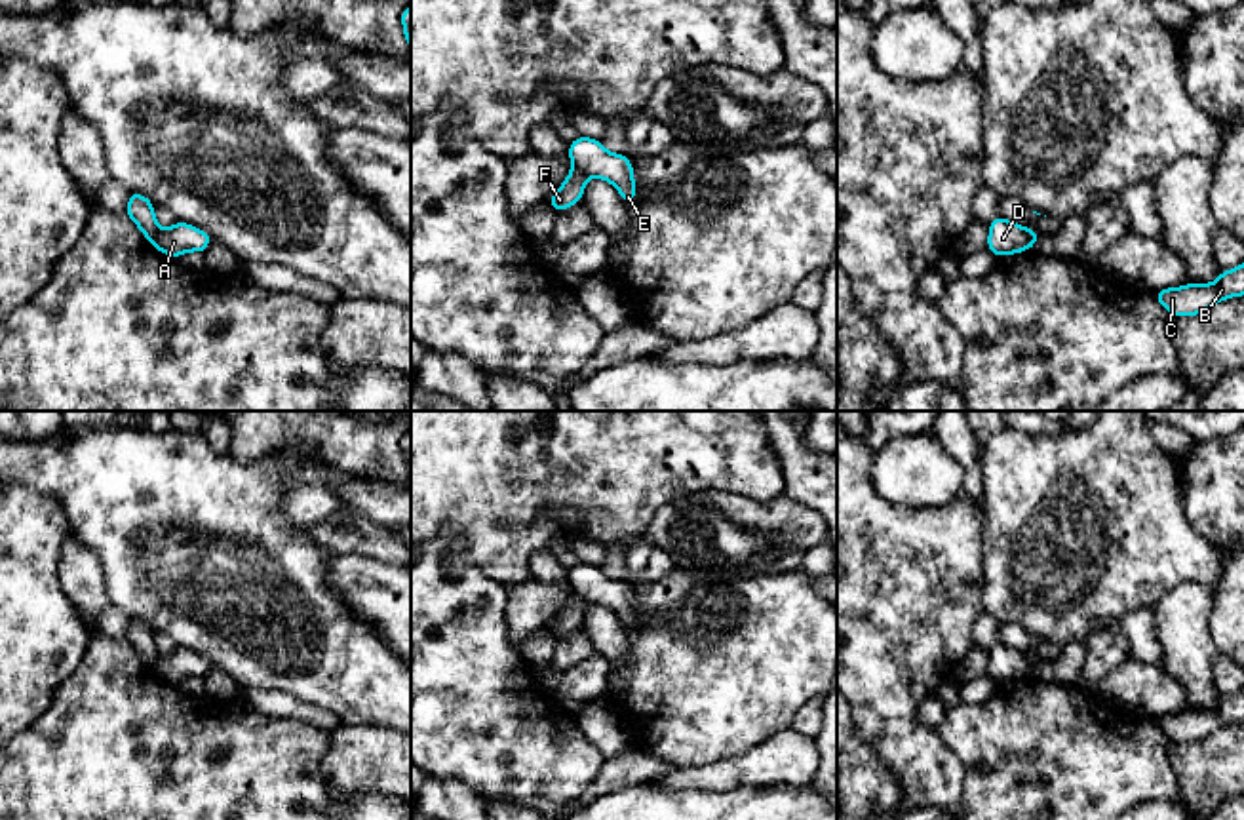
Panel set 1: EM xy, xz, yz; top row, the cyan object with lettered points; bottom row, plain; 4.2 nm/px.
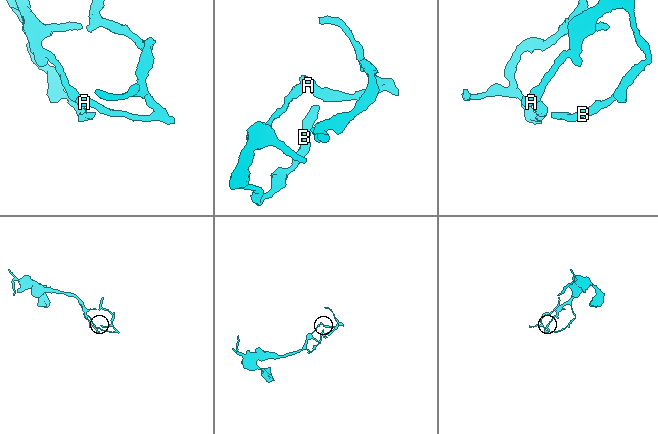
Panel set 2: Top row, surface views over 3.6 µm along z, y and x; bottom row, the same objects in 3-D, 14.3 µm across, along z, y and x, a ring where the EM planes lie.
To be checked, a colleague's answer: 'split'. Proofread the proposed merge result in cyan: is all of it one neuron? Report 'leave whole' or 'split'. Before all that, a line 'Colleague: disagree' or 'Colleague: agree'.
Colleague: agree
split

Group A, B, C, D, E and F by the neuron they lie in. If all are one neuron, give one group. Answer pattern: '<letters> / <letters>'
A D E / B C F

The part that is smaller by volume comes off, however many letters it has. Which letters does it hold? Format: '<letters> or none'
A, D, E

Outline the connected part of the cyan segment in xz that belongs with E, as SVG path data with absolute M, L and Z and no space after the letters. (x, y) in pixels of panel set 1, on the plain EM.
M580 561L569 569L569 584L586 605L599 603L611 609L626 630L637 626L633 592L626 580L612 580L601 567Z

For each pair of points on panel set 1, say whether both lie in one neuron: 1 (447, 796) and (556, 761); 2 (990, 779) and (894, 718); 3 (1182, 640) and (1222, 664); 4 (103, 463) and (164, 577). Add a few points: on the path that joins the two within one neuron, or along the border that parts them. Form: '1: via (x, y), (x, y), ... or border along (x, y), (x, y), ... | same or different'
1: border along (430, 775), (442, 780), (459, 780), (480, 796) | different
2: border along (934, 727), (940, 741), (963, 767), (961, 800) | different
3: border along (1220, 653), (1214, 663), (1214, 687), (1222, 695) | different
4: via (132, 491), (164, 524), (164, 548) | same

